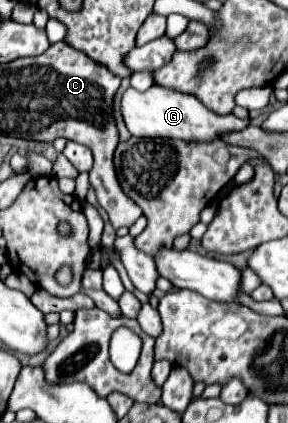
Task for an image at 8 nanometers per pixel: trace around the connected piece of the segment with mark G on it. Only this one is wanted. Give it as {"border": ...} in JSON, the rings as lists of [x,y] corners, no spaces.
{"border":[[[151,86],[145,92],[137,92],[127,88],[121,98],[121,116],[125,120],[127,130],[139,138],[181,138],[193,142],[209,142],[219,138],[223,132],[229,130],[243,130],[249,126],[251,118],[237,118],[233,114],[213,114],[207,110],[195,96],[175,92],[161,86]]]}

